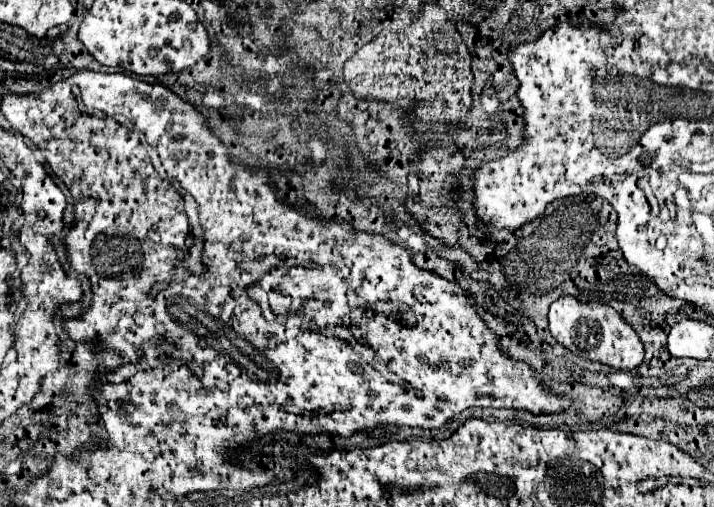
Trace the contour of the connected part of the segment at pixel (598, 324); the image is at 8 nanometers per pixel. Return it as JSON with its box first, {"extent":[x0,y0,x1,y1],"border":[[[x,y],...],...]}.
{"extent":[549,295,643,371],"border":[[[571,295],[559,297],[549,309],[549,333],[559,345],[569,349],[573,355],[585,357],[609,365],[619,371],[631,371],[643,361],[643,343],[635,335],[633,327],[621,319],[621,315],[603,303],[581,303]]]}

